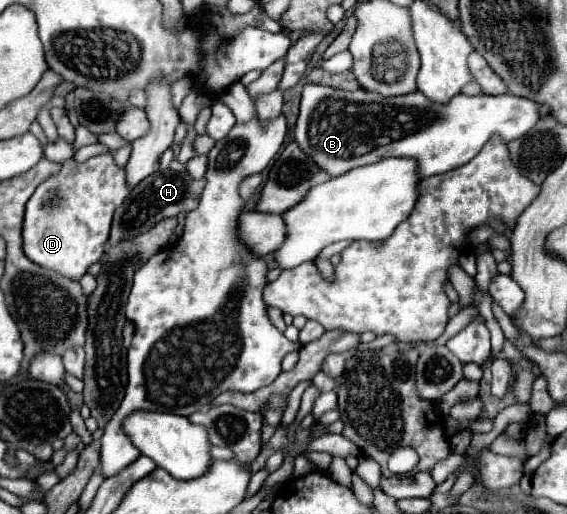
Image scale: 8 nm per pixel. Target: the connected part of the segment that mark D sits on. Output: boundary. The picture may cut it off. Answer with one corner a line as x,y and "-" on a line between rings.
109,152
93,156
83,164
73,158
63,162
61,172
45,180
25,206
21,230
23,254
37,266
51,268
61,276
79,282
87,268
103,256
113,212
127,194
129,188
125,182
125,170
115,164

